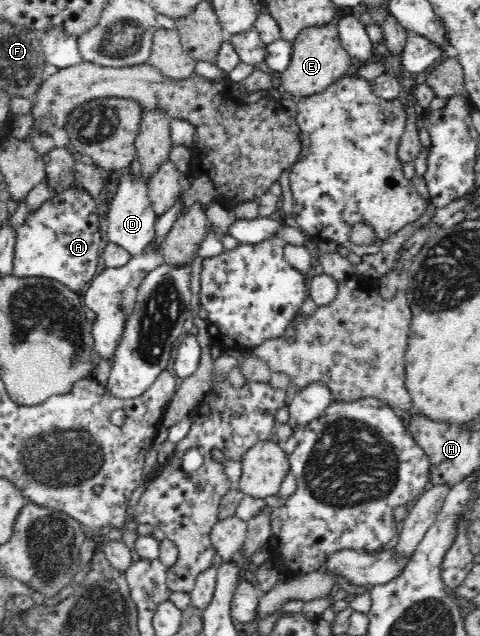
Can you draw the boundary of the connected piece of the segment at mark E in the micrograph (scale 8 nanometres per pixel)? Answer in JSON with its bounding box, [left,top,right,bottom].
[280,22,356,99]

